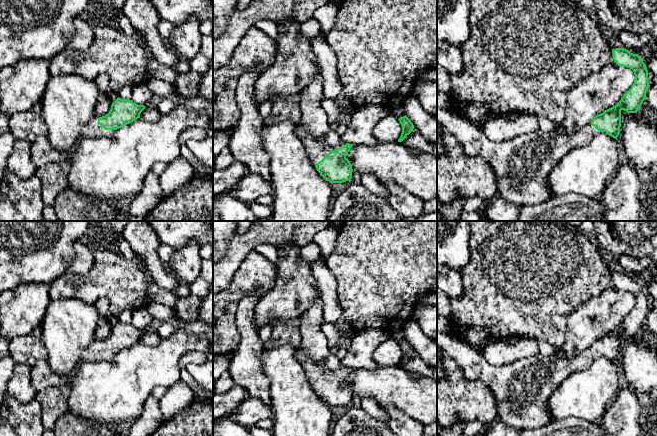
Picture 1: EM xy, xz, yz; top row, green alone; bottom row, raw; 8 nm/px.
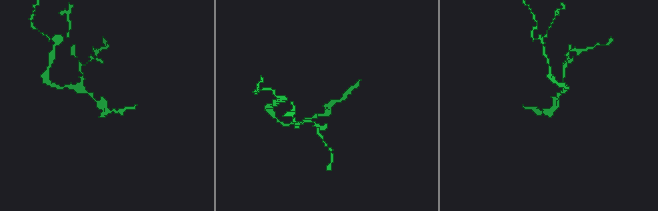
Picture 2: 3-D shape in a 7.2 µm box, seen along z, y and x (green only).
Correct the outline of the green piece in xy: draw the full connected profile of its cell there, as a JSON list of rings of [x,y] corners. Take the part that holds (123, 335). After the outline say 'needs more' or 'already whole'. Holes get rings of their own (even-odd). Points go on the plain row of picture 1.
[[[118,321],[112,327],[108,338],[102,341],[94,340],[82,351],[80,360],[81,362],[112,360],[117,353],[140,342],[145,332],[144,329],[138,329],[132,324]]] | needs more

